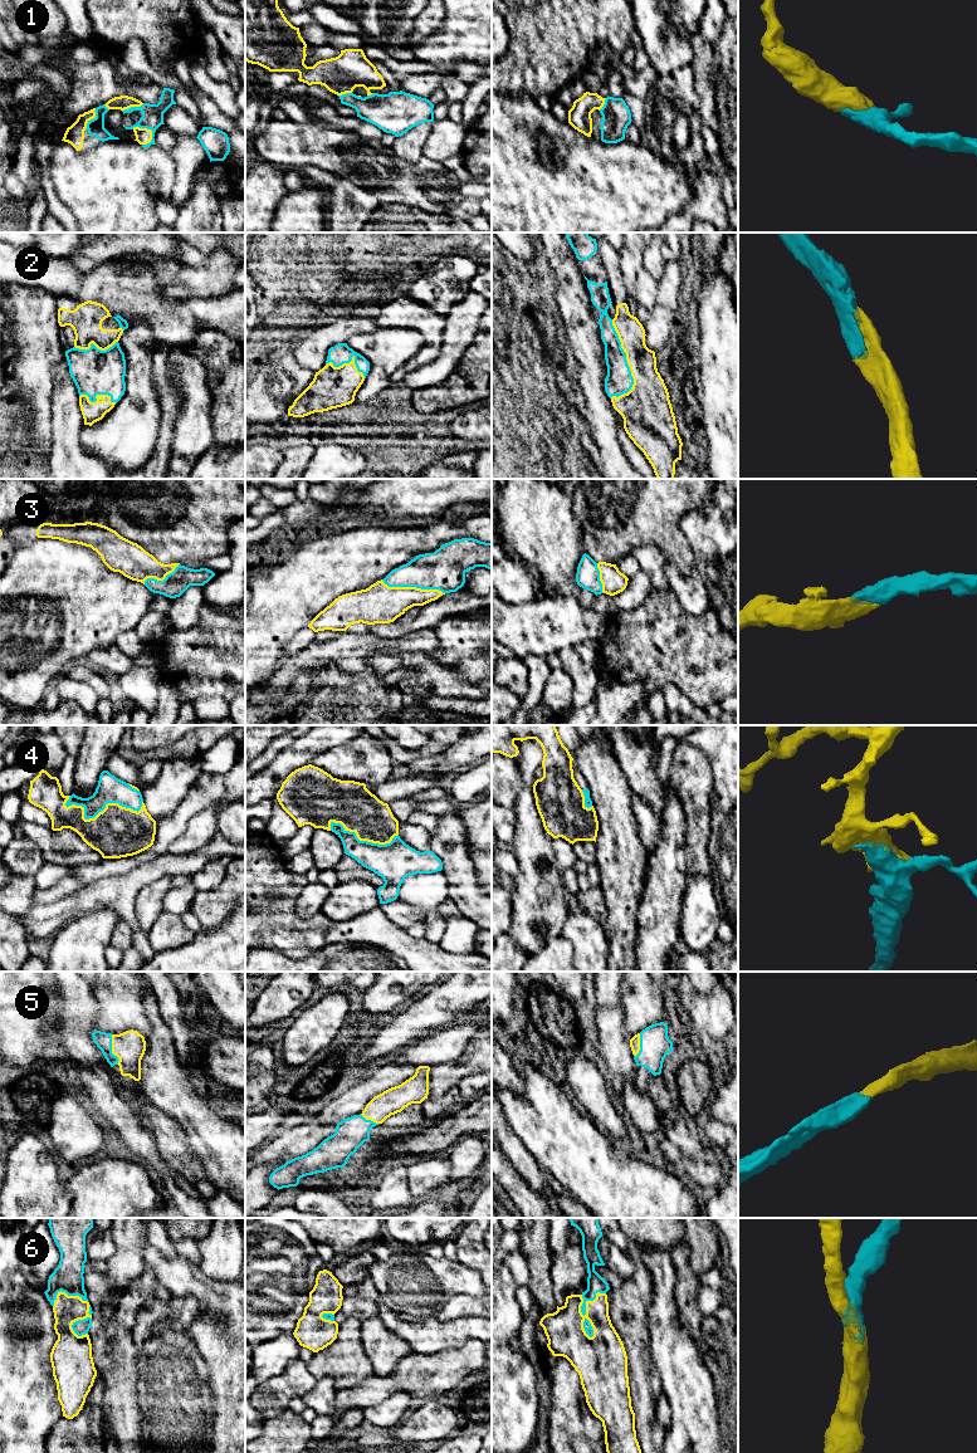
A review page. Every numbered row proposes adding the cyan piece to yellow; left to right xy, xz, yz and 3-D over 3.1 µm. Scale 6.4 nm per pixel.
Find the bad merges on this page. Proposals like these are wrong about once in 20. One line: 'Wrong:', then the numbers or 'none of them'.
Wrong: none of them

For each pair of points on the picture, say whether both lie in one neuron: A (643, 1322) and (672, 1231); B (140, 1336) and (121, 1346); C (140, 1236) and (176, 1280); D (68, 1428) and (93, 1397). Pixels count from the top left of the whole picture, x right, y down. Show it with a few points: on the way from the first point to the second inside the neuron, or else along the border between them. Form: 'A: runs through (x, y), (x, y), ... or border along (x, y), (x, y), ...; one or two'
A: runs through (640, 1292), (640, 1267), (633, 1241), (641, 1233); one
B: border along (130, 1332), (138, 1353); two
C: border along (147, 1241), (143, 1247), (145, 1266); two
D: runs through (77, 1424), (93, 1405); one

